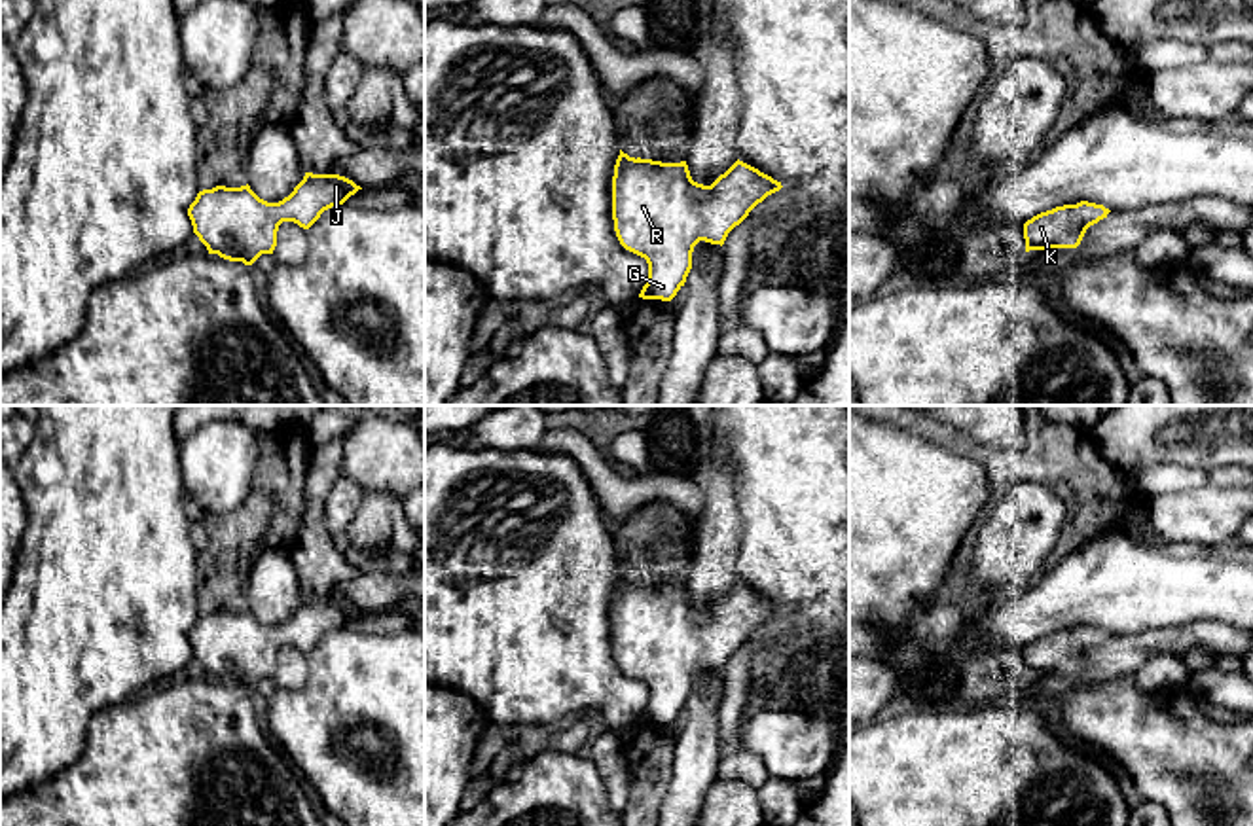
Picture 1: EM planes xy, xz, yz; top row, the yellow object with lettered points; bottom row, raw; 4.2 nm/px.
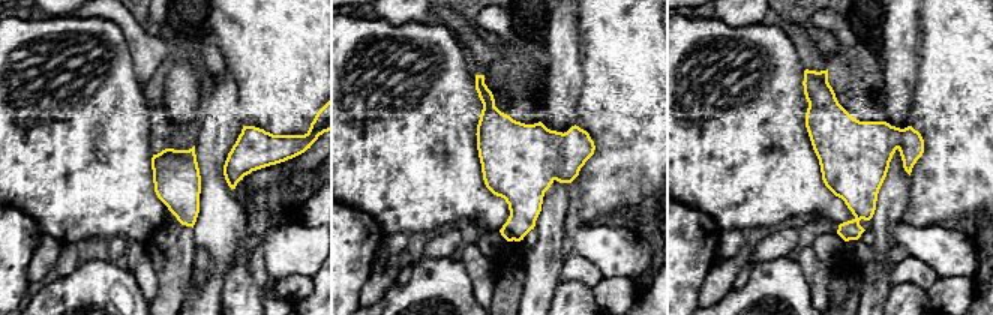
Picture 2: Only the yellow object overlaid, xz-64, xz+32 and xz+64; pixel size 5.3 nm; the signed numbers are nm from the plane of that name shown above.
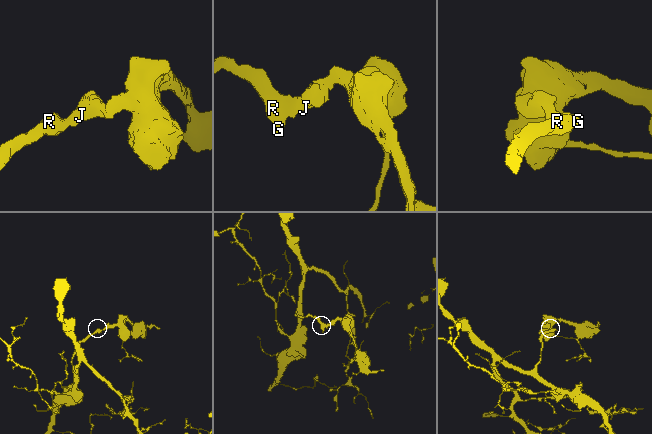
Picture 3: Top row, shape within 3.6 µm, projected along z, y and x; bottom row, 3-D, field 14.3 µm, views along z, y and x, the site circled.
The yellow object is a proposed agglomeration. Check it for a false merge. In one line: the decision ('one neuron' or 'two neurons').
one neuron

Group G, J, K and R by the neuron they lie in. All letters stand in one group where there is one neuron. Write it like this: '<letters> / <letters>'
G J K R

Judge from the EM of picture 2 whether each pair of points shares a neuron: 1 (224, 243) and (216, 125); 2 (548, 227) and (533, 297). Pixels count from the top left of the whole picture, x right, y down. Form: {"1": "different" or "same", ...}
{"1": "same", "2": "same"}

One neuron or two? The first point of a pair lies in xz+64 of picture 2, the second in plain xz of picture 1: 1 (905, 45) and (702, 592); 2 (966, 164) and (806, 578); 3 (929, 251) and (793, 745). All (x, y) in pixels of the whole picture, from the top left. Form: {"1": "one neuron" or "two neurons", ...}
{"1": "one neuron", "2": "one neuron", "3": "one neuron"}

